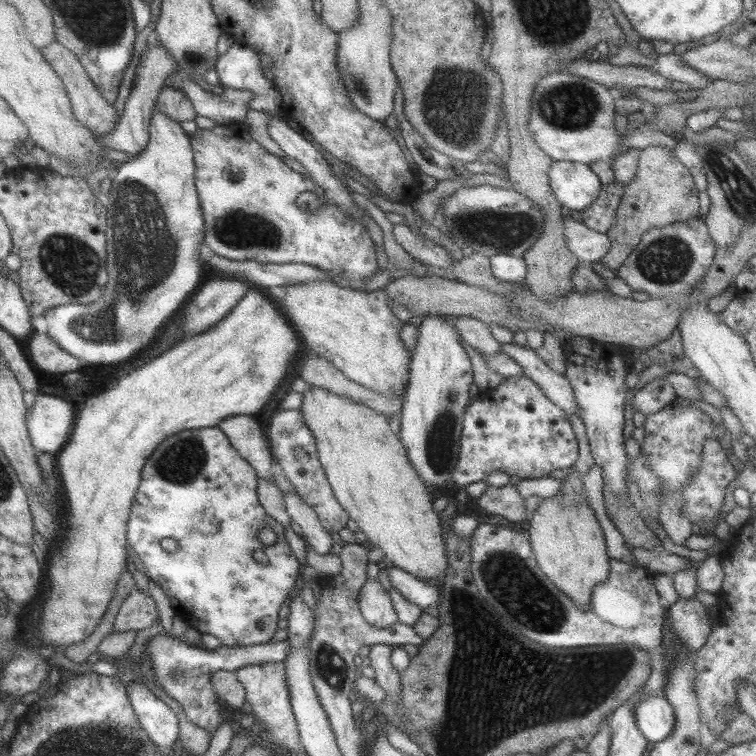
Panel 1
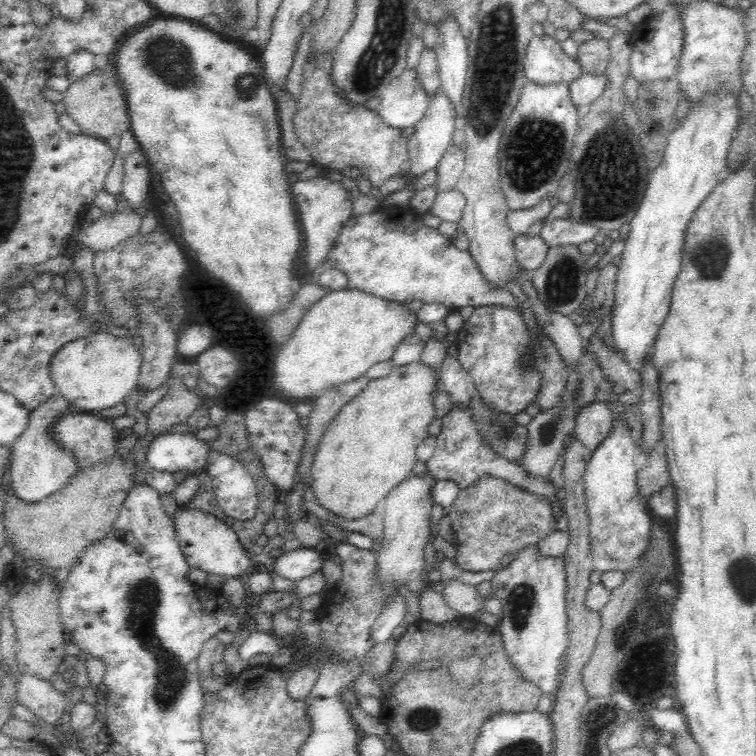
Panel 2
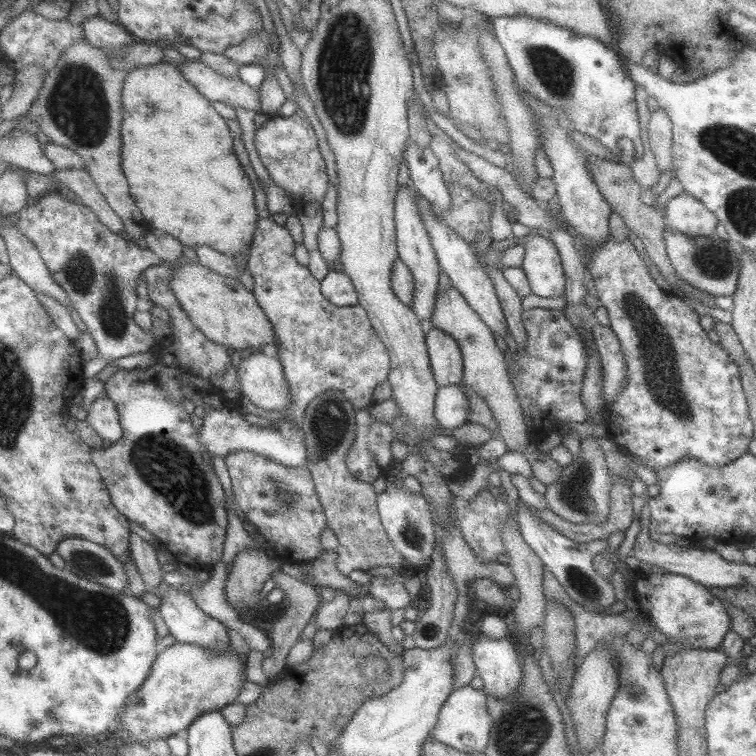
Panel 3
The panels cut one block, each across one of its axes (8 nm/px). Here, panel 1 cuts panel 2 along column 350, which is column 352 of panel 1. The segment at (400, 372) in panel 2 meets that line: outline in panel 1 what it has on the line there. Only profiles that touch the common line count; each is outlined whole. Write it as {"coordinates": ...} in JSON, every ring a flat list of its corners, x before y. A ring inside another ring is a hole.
{"coordinates":[[311,386,301,396,299,412,315,439,319,463,337,503,358,524,369,544,383,550,385,563,405,570,419,580,438,584,439,578,443,578,443,570,447,570,446,549,443,549,438,521,440,514,433,511,433,498,427,492,427,486,409,465,405,447,398,436,391,432,388,416,321,387]]}

